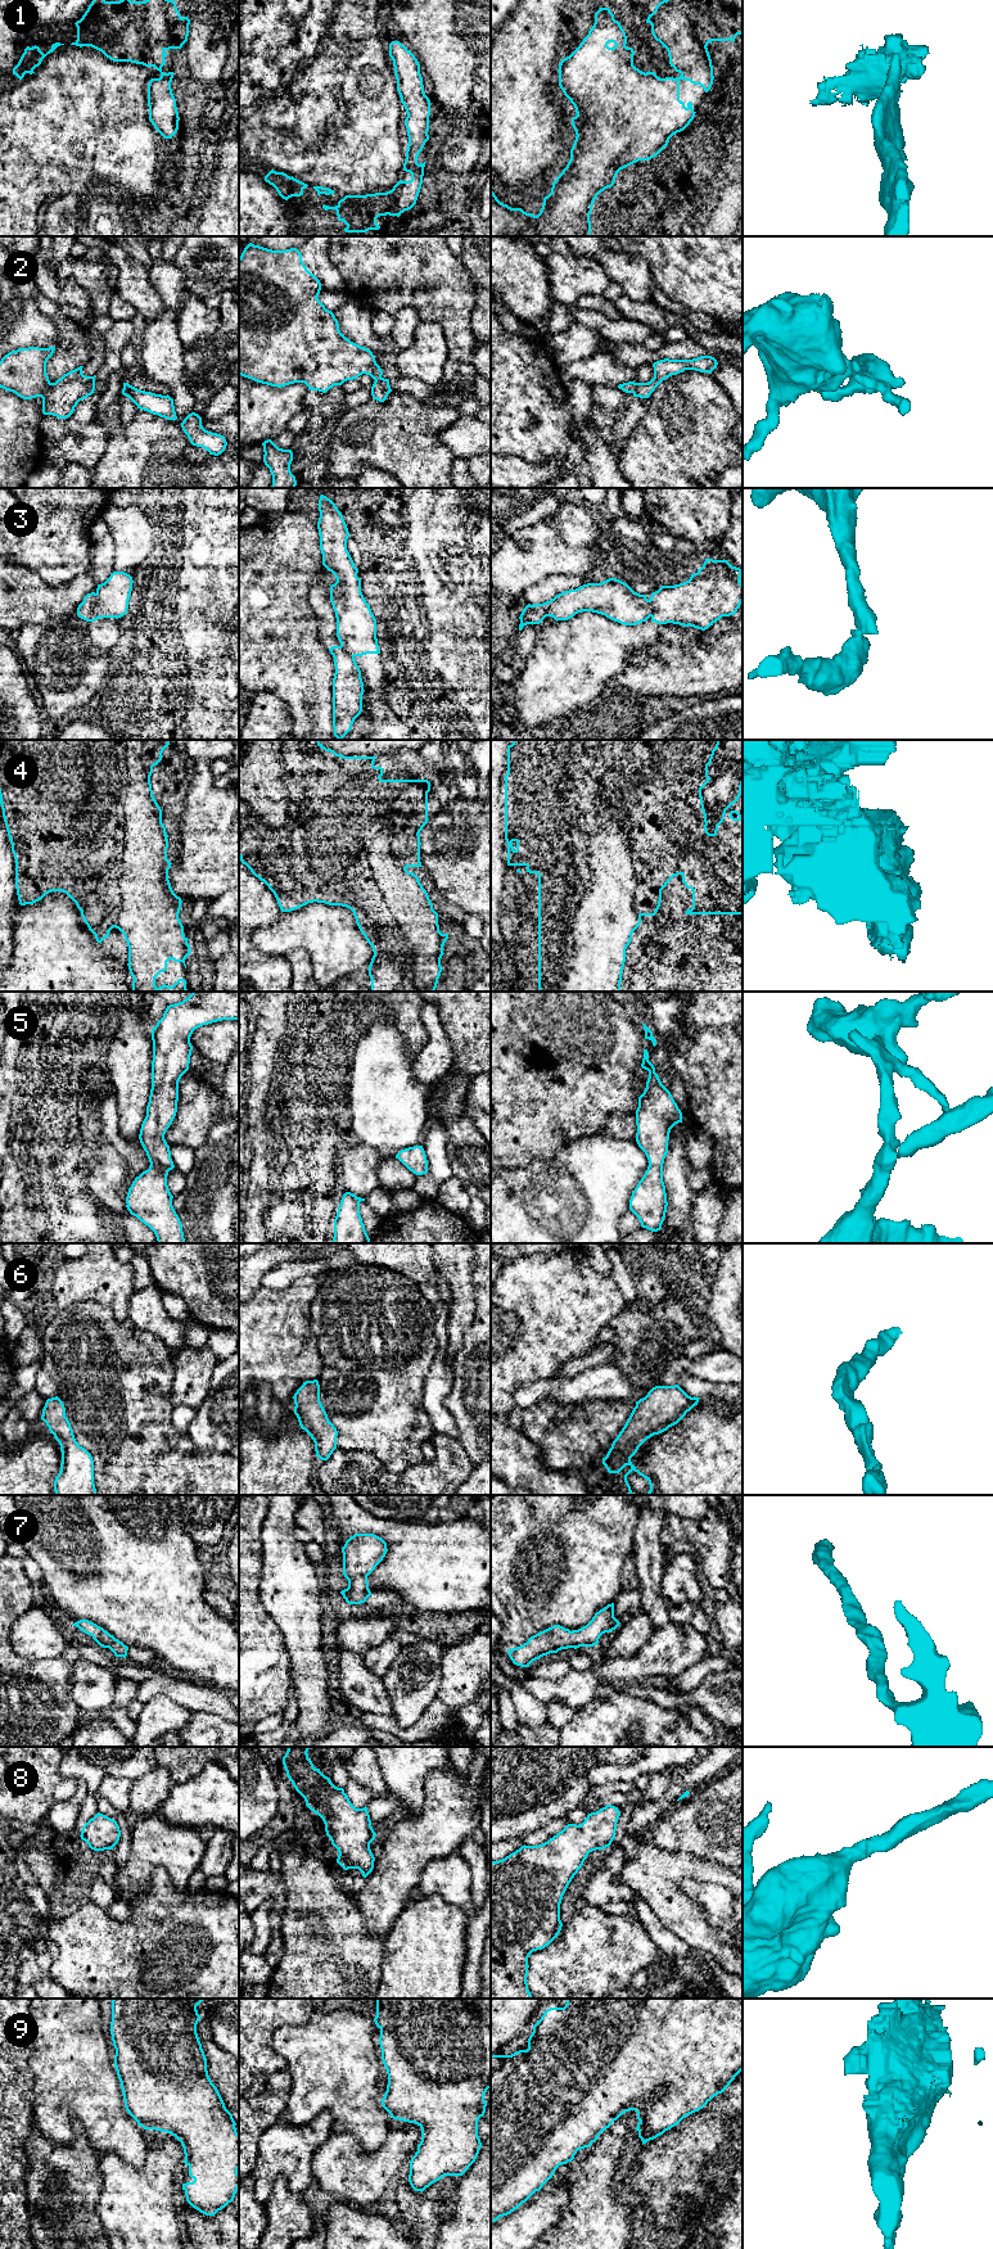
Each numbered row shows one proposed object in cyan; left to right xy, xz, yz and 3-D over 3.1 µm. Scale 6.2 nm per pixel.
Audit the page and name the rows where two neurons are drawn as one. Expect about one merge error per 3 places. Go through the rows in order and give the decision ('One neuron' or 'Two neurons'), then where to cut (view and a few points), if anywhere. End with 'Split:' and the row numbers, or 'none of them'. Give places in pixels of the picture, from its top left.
1: One neuron. No split
2: Two neurons. Split along yz (636, 383), (632, 392)
3: Two neurons. Split along xy (95, 594), (93, 613), (98, 618)
4: Two neurons. Split along yz (681, 740), (559, 990)
5: One neuron. No split
6: One neuron. No split
7: One neuron. No split
8: One neuron. No split
9: One neuron. No split
Split: 2, 3, 4

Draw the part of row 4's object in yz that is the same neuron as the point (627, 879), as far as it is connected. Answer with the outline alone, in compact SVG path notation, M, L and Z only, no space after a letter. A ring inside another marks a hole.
M681 740L680 760L673 769L680 773L689 794L669 794L669 801L696 801L696 809L668 810L663 825L636 840L629 841L629 827L635 819L629 812L635 809L635 799L613 798L601 809L596 819L596 837L591 840L591 882L581 891L576 902L574 949L570 953L569 975L560 985L560 992L620 992L620 981L626 962L626 949L631 943L633 931L640 926L642 916L655 916L662 902L662 890L674 877L681 875L682 882L692 890L692 908L686 914L743 914L743 777L739 794L722 813L713 834L707 830L708 821L703 804L701 789L709 782L708 766L712 763L719 740Z

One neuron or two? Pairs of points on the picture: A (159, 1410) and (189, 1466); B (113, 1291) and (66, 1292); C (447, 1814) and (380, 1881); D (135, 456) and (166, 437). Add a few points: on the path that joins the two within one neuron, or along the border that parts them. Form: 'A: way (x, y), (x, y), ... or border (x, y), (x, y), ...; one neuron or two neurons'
A: way (163, 1425), (163, 1428), (177, 1444), (179, 1452); one neuron
B: way (102, 1288), (77, 1288); one neuron
C: way (430, 1830), (397, 1864); one neuron
D: way (143, 456), (147, 456), (158, 445); one neuron

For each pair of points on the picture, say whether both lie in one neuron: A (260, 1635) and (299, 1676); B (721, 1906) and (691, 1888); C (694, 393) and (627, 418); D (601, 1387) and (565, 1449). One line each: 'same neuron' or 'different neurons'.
A: different neurons
B: same neuron
C: different neurons
D: different neurons

